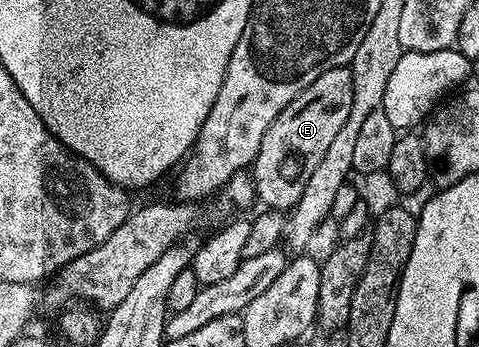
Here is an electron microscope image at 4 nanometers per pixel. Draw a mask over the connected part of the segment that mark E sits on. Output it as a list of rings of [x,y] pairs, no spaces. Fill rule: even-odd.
[[[350,66],[334,67],[313,85],[309,85],[300,95],[293,97],[281,113],[265,129],[265,137],[261,137],[261,149],[253,164],[255,181],[255,198],[264,208],[272,211],[290,212],[297,205],[301,193],[305,193],[305,184],[317,165],[325,161],[325,153],[329,144],[345,121],[349,121],[349,113],[353,109],[353,73]]]

